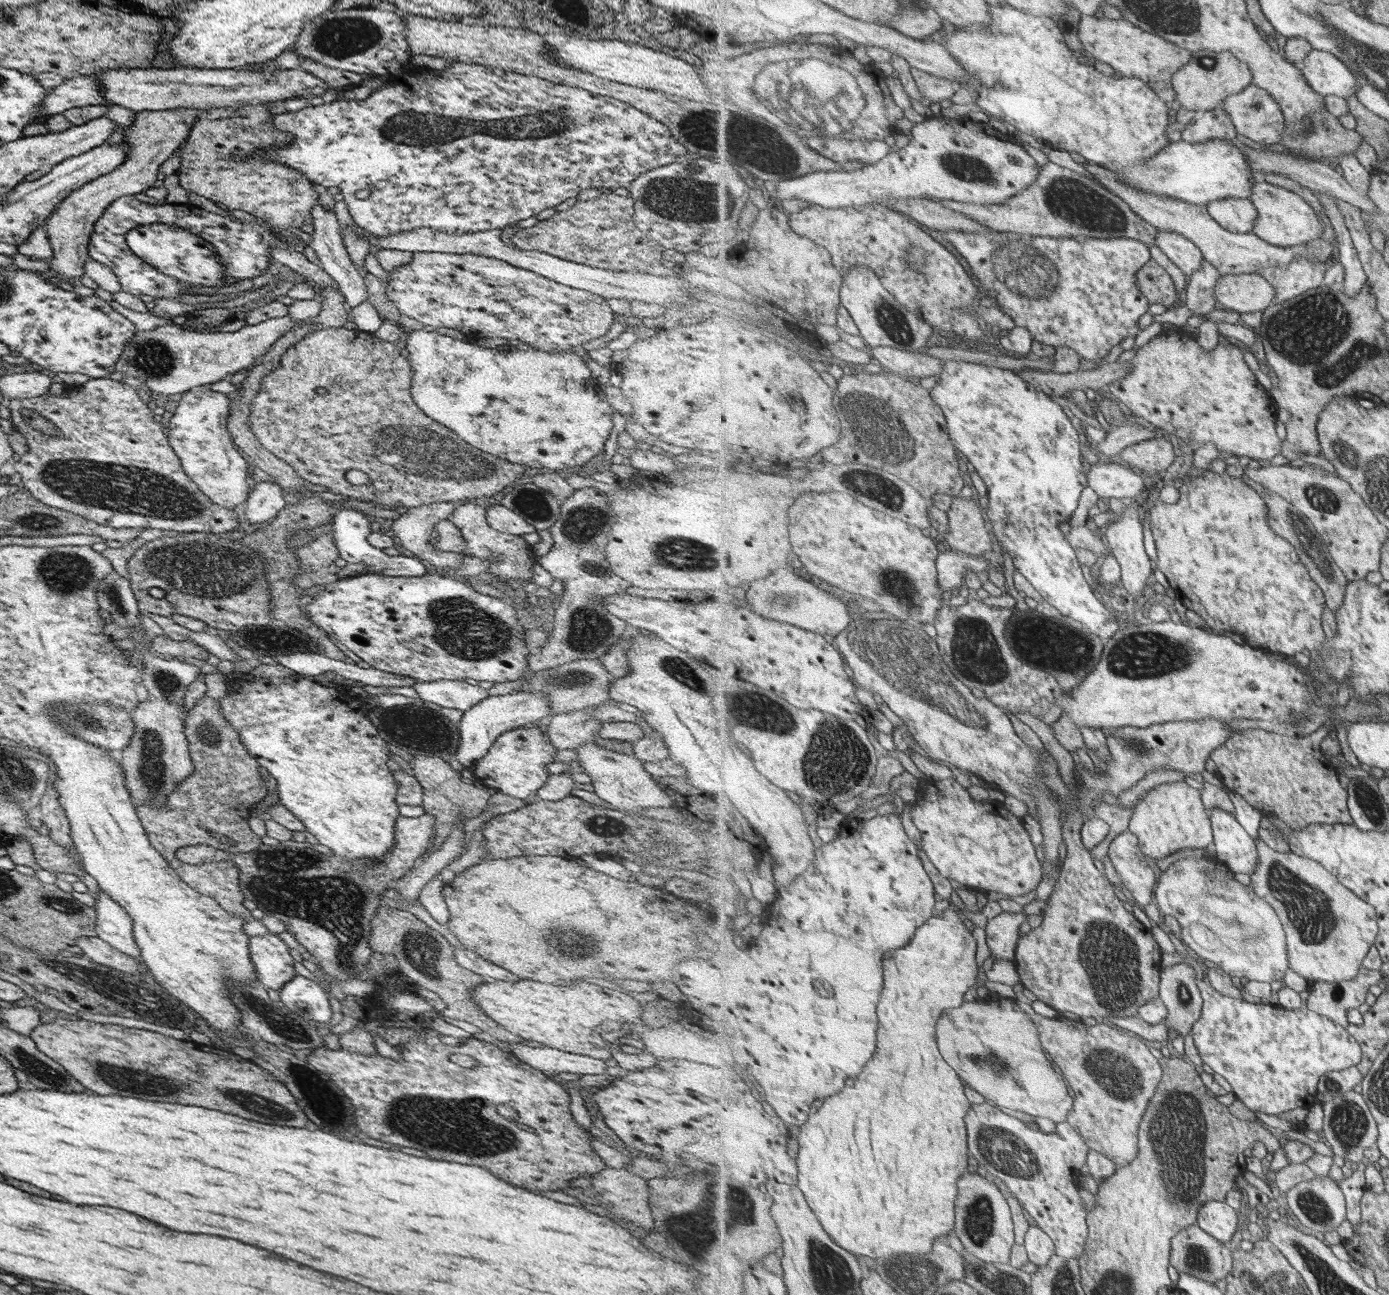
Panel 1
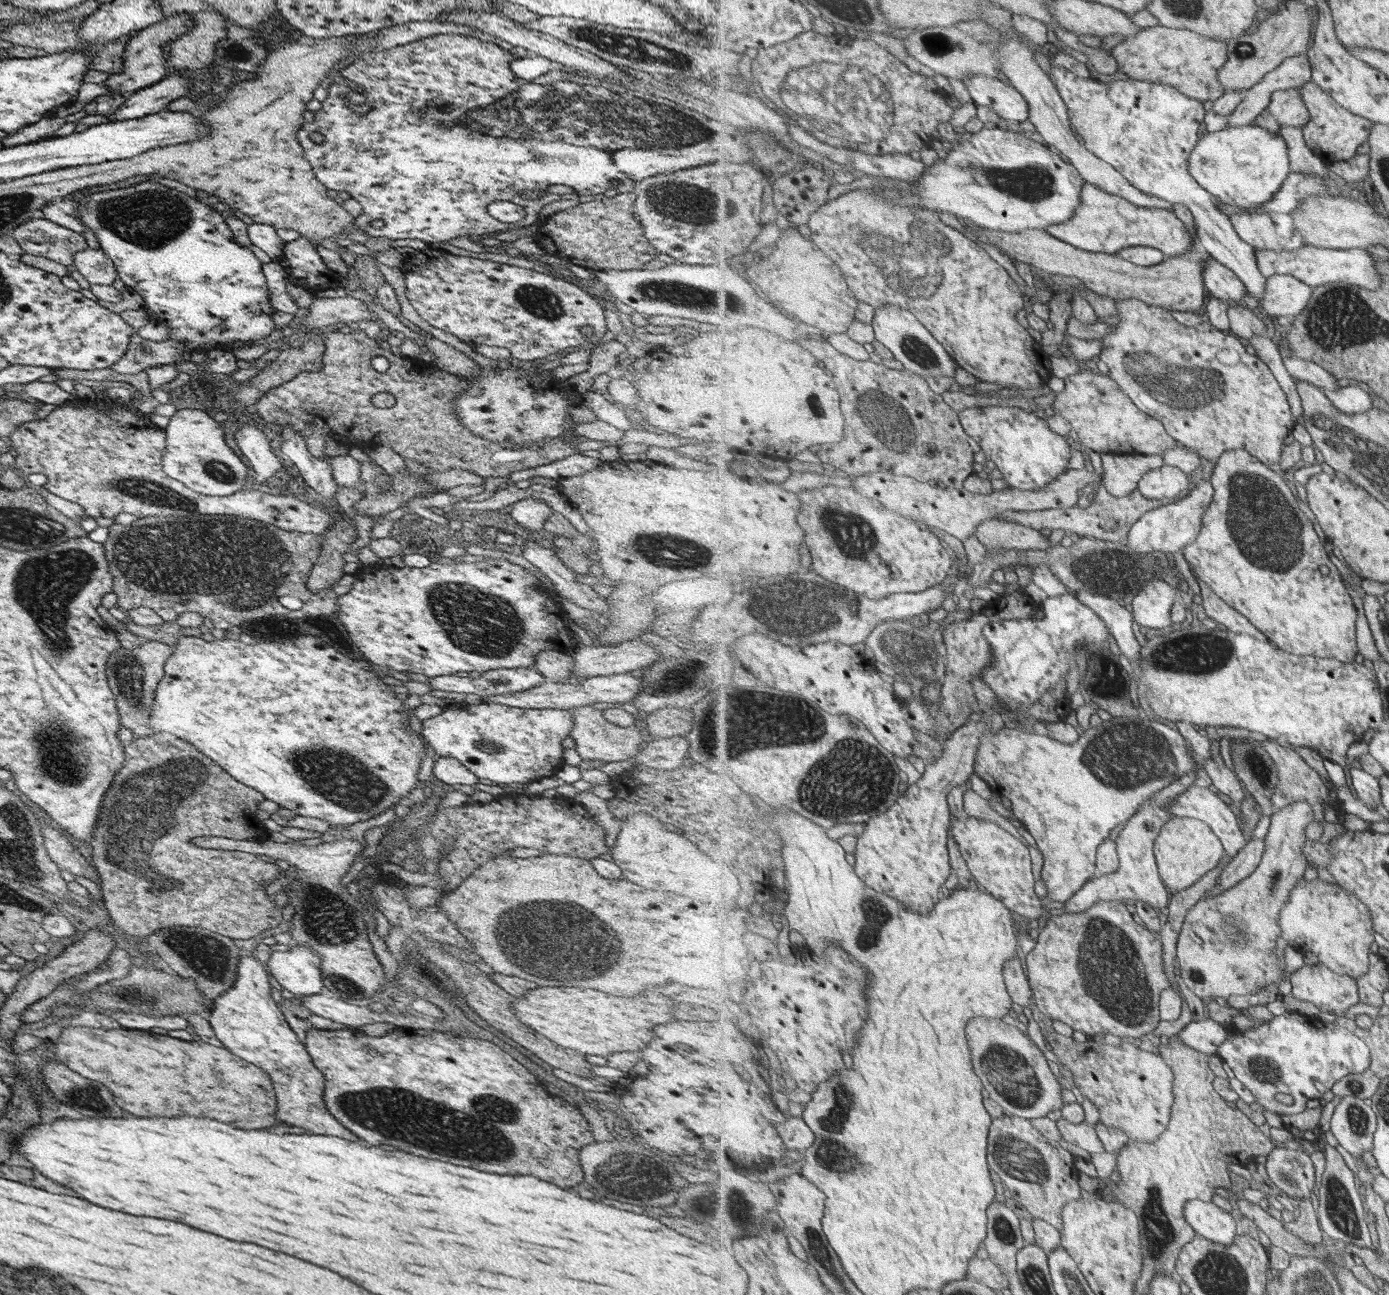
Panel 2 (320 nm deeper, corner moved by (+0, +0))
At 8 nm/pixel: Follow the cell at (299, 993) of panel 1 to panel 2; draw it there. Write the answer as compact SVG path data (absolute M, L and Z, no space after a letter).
M290 943L288 951L270 953L266 966L282 988L300 998L325 991L319 963L319 956L309 947Z

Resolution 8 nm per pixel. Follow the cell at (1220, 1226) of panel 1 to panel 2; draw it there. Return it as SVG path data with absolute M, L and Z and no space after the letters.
M1188 1200L1185 1205L1185 1220L1196 1232L1213 1242L1231 1245L1238 1237L1238 1222L1231 1215L1211 1201Z

